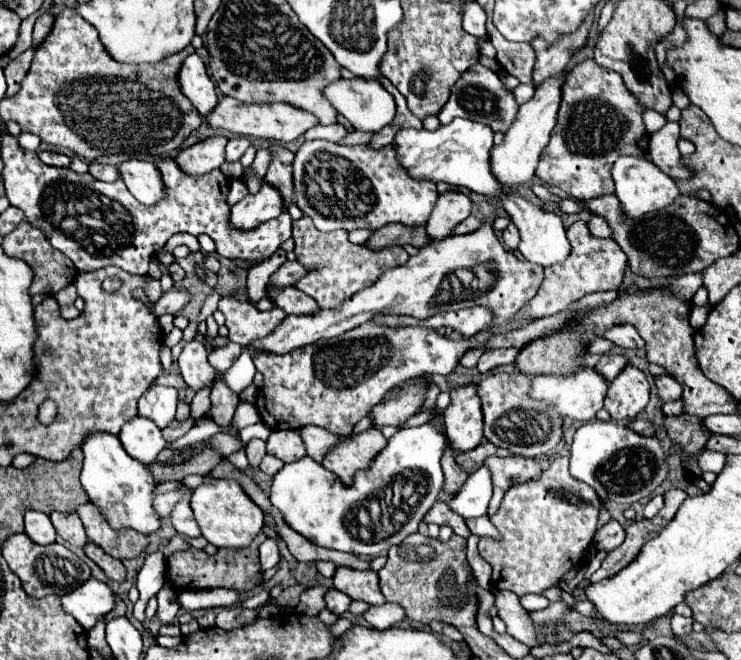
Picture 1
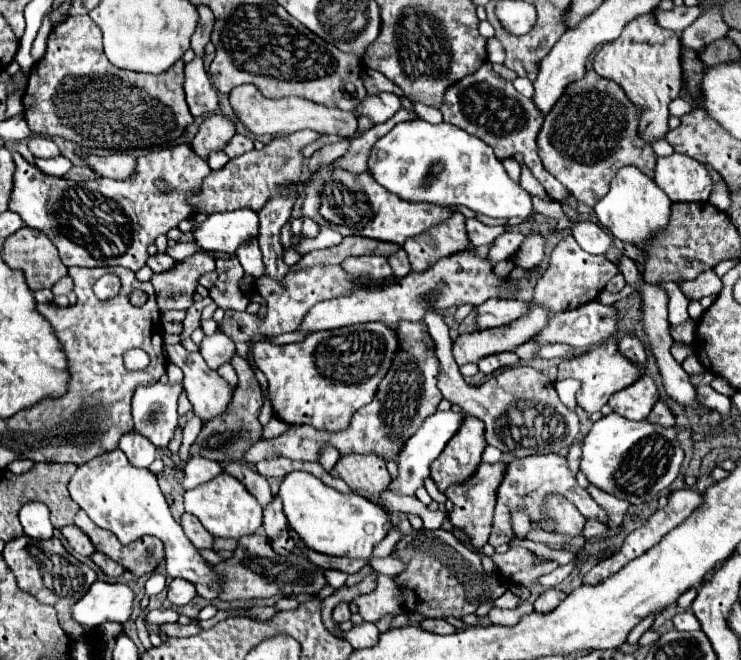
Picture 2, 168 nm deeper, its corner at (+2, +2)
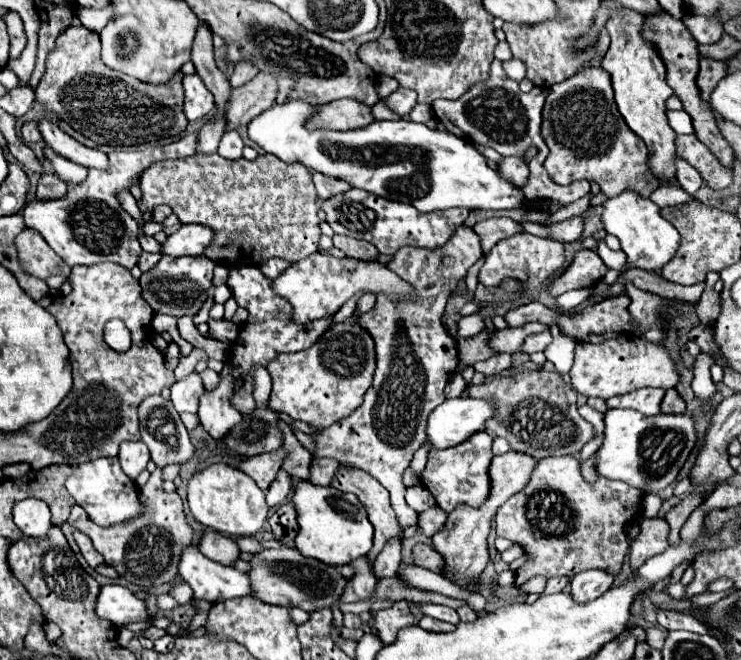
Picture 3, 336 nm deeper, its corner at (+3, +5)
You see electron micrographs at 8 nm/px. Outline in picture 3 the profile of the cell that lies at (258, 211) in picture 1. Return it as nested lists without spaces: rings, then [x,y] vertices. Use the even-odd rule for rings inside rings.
[[[187,224],[167,236],[167,240],[161,244],[161,254],[165,254],[165,256],[201,256],[211,240],[213,240],[213,230],[199,226],[199,224]]]

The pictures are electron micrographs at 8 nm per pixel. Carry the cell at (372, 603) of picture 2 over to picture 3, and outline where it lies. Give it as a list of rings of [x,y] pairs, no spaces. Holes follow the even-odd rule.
[[[405,600],[395,602],[393,608],[381,610],[375,616],[375,624],[377,624],[379,636],[381,636],[381,640],[385,644],[393,644],[397,640],[397,632],[401,628],[413,626],[413,622],[415,622],[415,618],[413,618],[413,614],[409,610],[409,604]]]

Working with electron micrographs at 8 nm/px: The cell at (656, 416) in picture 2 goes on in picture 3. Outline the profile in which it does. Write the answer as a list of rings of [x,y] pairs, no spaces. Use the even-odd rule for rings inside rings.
[[[667,390],[665,398],[661,402],[661,412],[665,414],[683,414],[685,412],[685,400],[677,394],[677,390]]]

